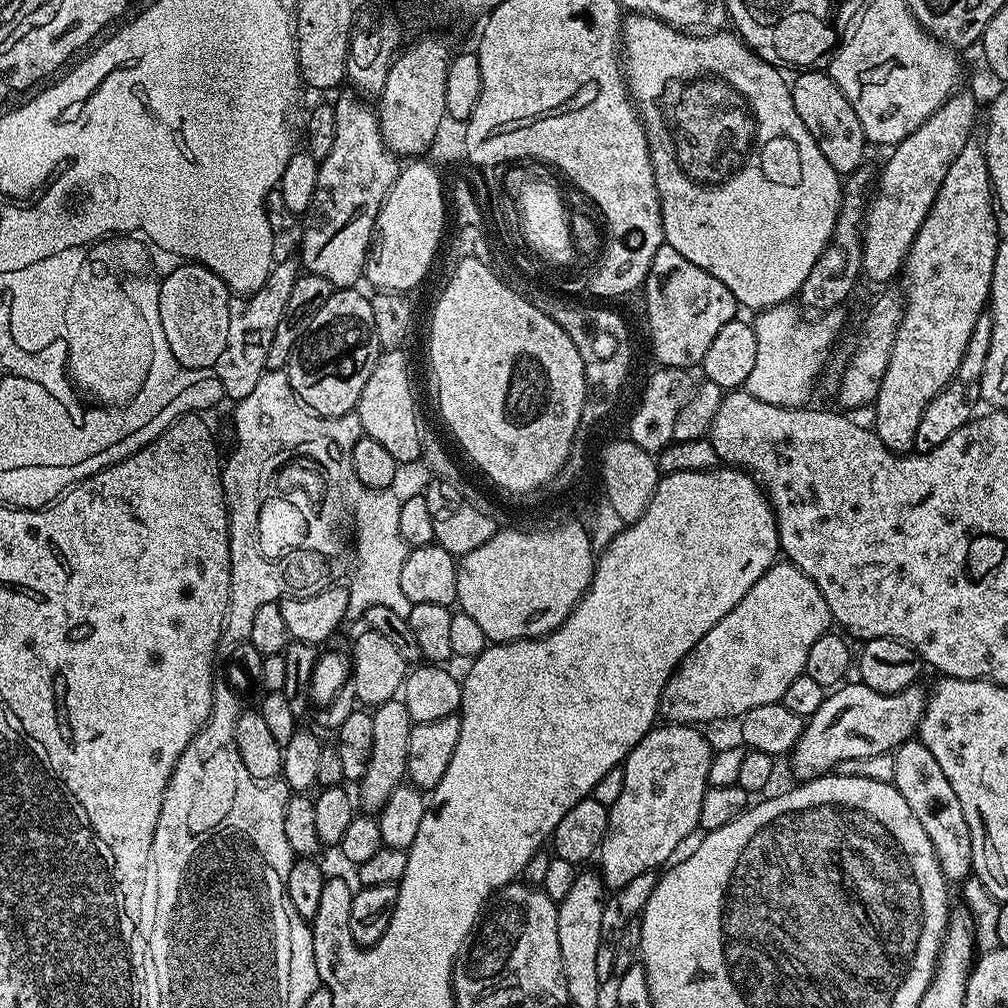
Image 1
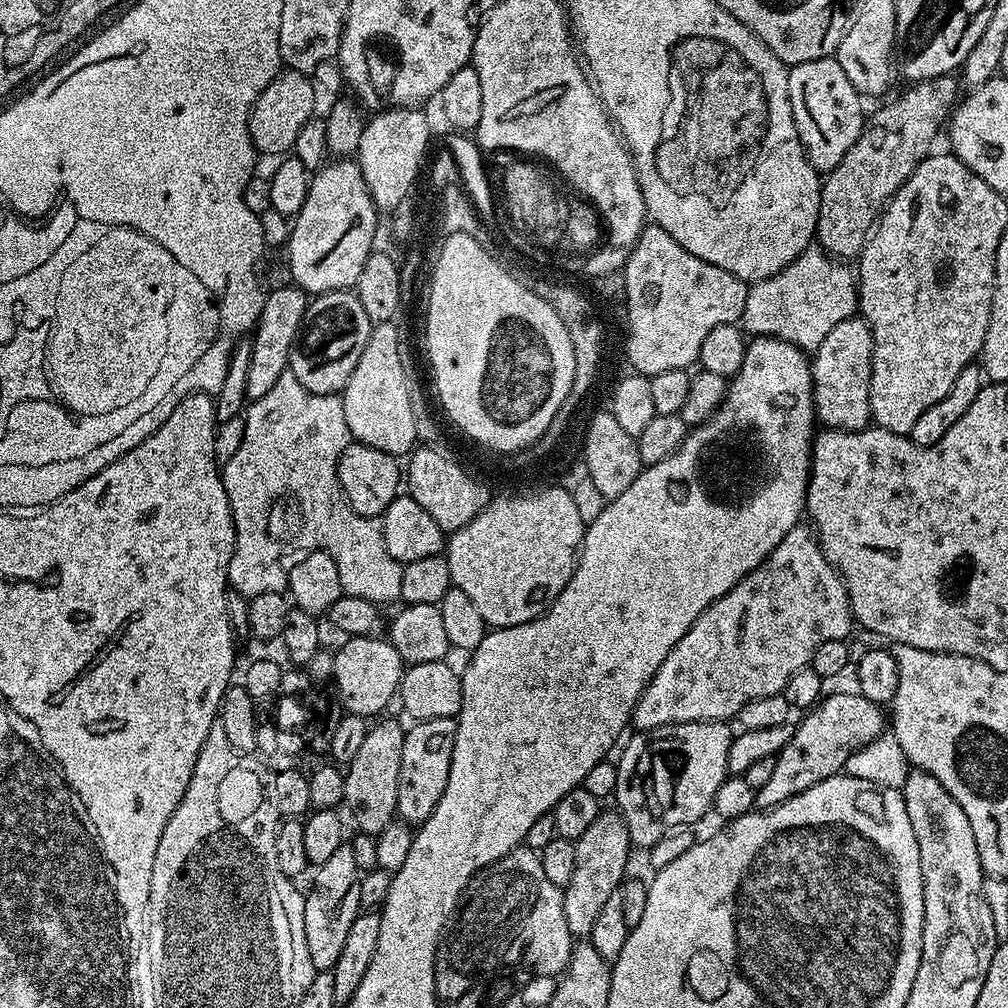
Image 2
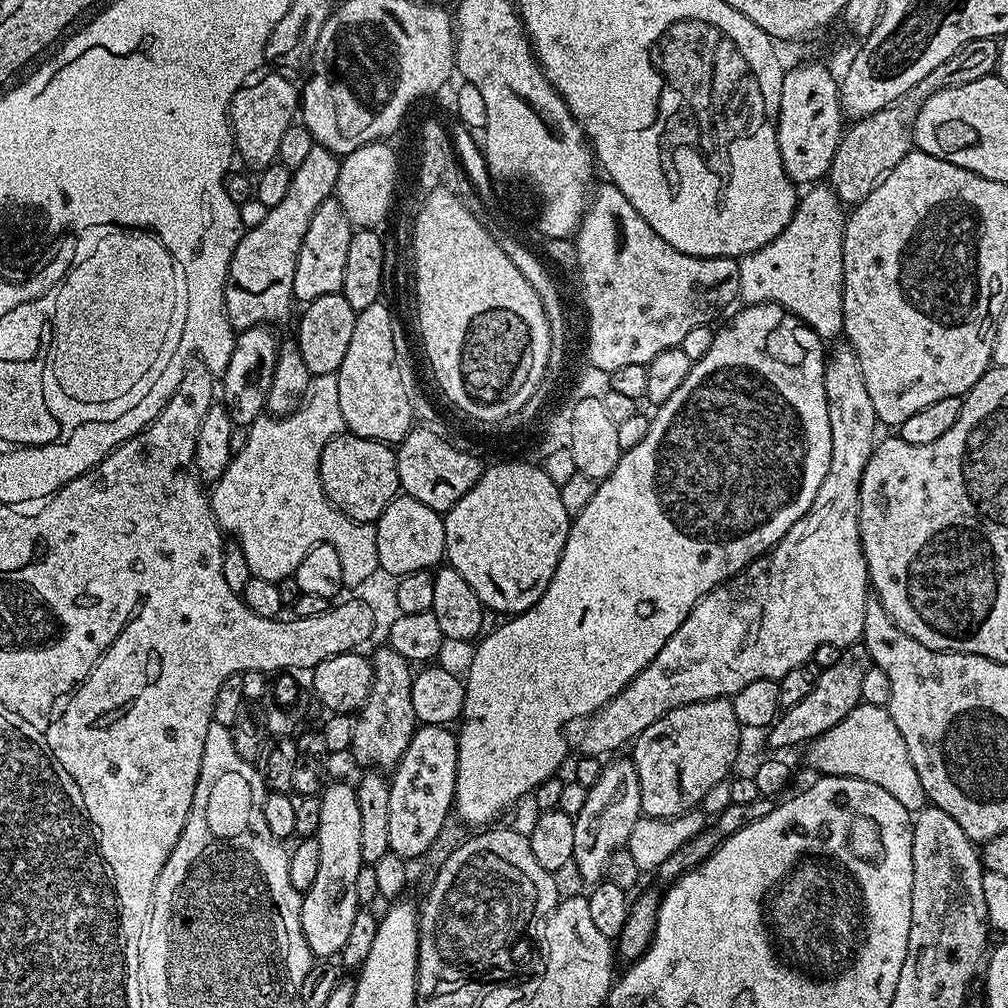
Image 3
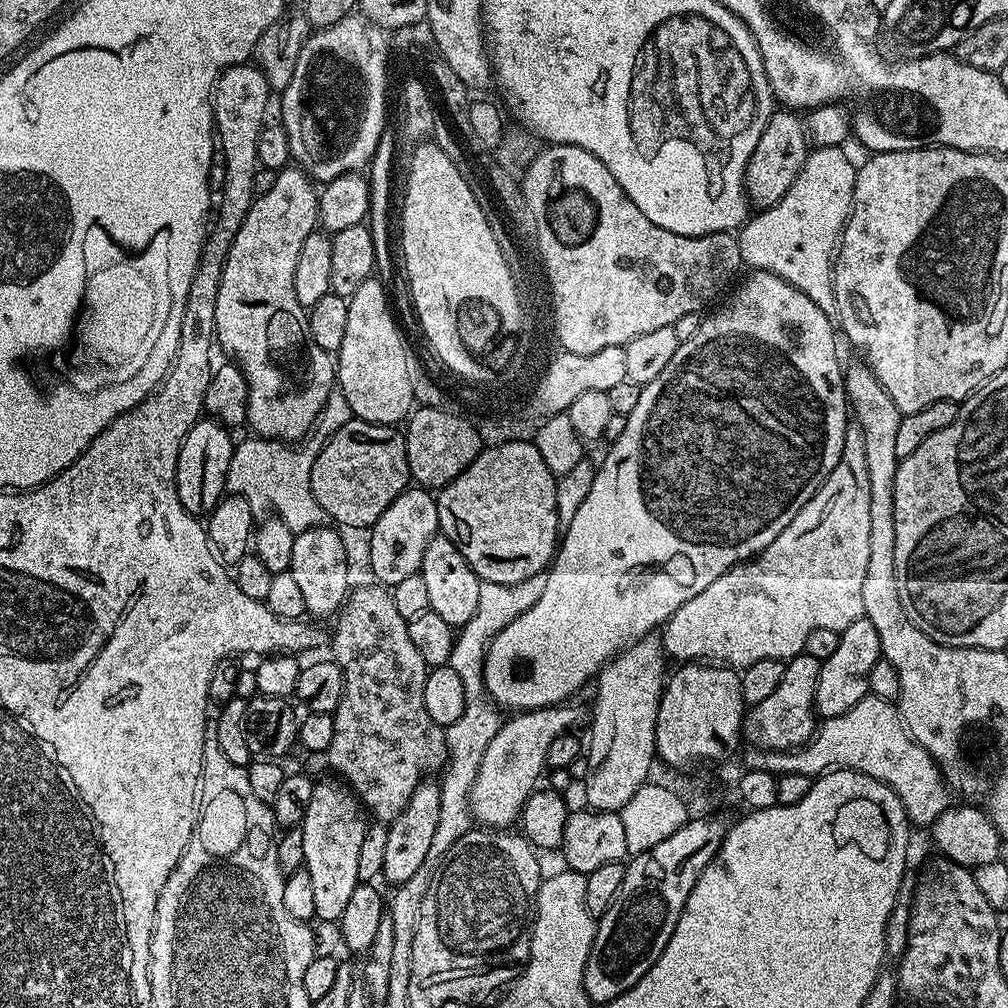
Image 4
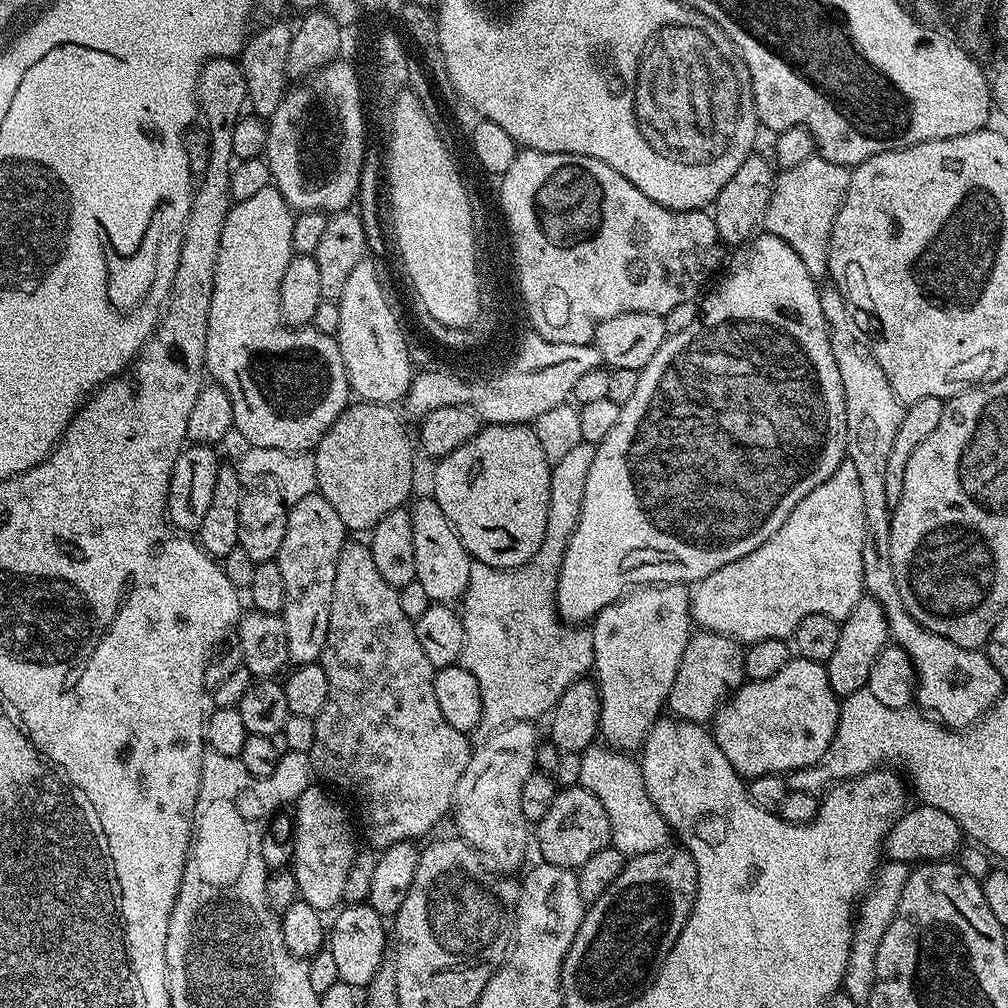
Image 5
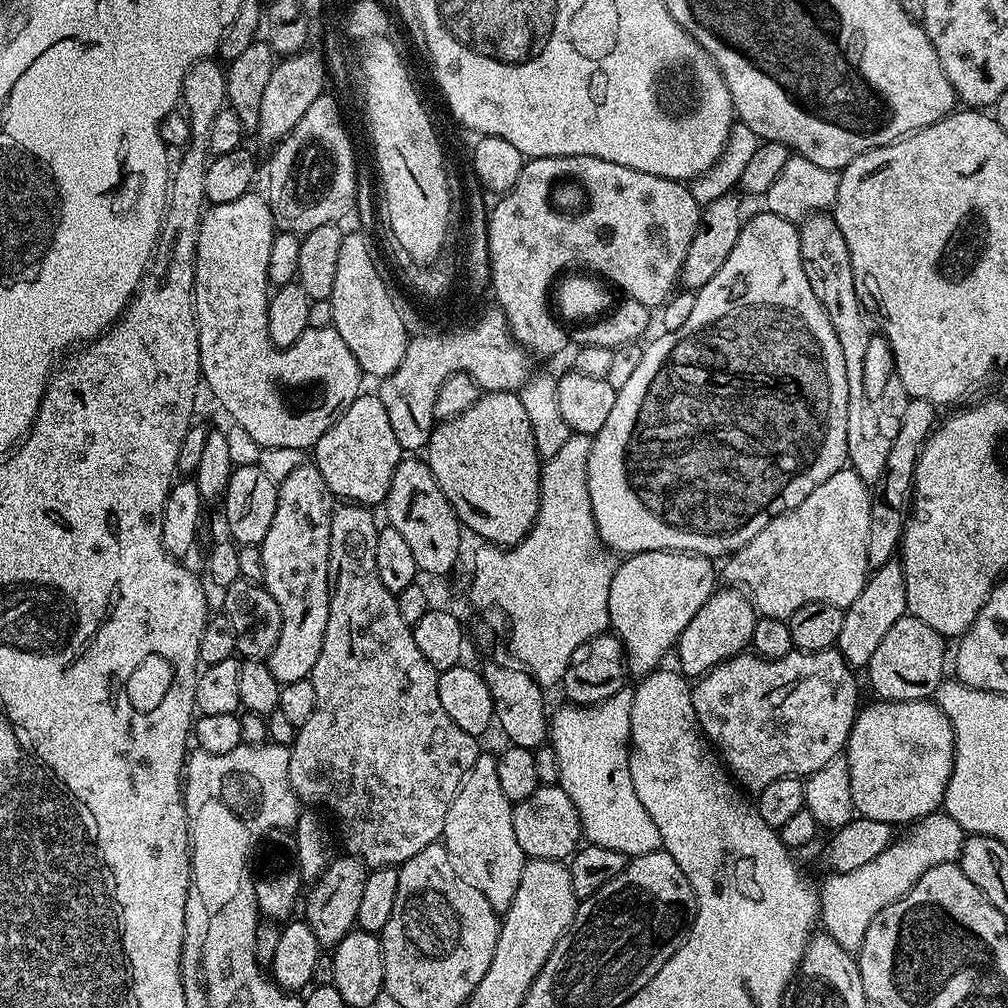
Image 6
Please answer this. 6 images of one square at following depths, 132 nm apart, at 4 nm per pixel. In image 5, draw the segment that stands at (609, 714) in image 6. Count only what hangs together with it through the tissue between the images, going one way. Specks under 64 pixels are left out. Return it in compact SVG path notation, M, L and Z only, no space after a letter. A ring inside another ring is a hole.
M593 746L580 753L580 761L582 774L579 785L596 795L604 804L612 824L611 847L619 850L626 858L669 847L668 824L654 802L650 802L650 794L646 794L646 786L642 782L640 765L631 755L607 746Z

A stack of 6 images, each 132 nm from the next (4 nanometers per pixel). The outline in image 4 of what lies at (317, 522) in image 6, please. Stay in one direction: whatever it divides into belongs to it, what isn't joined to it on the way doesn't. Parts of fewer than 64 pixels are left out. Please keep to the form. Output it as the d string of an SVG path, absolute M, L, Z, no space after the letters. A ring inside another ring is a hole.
M321 526L296 533L294 555L290 558L288 571L292 572L299 589L302 590L305 613L309 617L332 618L344 607L344 601L347 600L350 591L347 582L346 550L335 527Z

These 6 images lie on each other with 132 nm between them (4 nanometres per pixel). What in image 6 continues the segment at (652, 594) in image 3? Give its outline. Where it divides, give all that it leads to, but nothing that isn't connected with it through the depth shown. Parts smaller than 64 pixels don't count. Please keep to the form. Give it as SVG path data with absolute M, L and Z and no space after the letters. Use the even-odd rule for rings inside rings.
M761 210L757 216L749 215L740 229L738 242L734 242L734 250L730 250L730 258L722 262L722 270L718 270L714 278L696 292L690 318L679 330L660 334L652 345L644 348L642 362L638 362L634 374L630 374L626 386L616 389L614 407L602 430L592 437L592 447L588 450L586 498L592 507L592 523L596 526L600 543L616 554L693 552L709 558L727 558L747 546L762 526L798 506L810 490L822 486L830 474L845 467L848 459L847 425L846 361L842 358L842 346L838 346L838 334L834 326L830 326L830 318L826 318L822 302L814 298L814 290L810 290L810 281L806 279L797 225L767 210Z

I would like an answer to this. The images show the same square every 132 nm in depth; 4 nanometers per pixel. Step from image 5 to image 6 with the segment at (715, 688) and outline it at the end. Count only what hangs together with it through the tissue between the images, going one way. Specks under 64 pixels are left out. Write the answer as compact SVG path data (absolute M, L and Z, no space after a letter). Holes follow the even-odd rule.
M724 586L713 592L702 610L690 618L690 626L682 630L676 642L674 656L680 659L679 671L689 678L707 676L709 670L717 668L723 660L741 655L751 645L757 619L751 599L739 587Z

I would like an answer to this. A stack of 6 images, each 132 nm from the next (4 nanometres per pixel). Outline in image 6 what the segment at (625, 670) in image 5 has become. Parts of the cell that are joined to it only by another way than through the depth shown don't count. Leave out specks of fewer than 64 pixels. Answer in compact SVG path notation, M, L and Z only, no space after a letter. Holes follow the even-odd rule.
M633 552L616 565L610 582L608 622L624 648L626 668L636 678L661 667L664 655L676 647L690 618L717 591L718 568L707 556L693 552Z

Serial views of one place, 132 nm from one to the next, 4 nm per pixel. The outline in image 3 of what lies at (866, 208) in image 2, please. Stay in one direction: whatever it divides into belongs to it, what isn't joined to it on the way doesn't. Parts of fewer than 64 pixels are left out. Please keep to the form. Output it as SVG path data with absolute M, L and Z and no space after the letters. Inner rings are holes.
M978 38L974 42L966 42L966 46L962 46L949 60L942 62L938 70L930 70L930 74L926 74L926 78L922 78L918 86L906 90L902 98L874 114L853 119L845 127L838 150L834 150L832 165L826 177L841 204L861 204L866 194L870 194L870 190L880 184L881 178L890 170L894 170L894 166L898 166L898 162L902 162L908 152L913 151L912 122L916 119L921 104L926 98L930 98L930 94L943 88L957 88L966 82L978 82L978 78L993 75L999 49L1000 45L995 39Z

